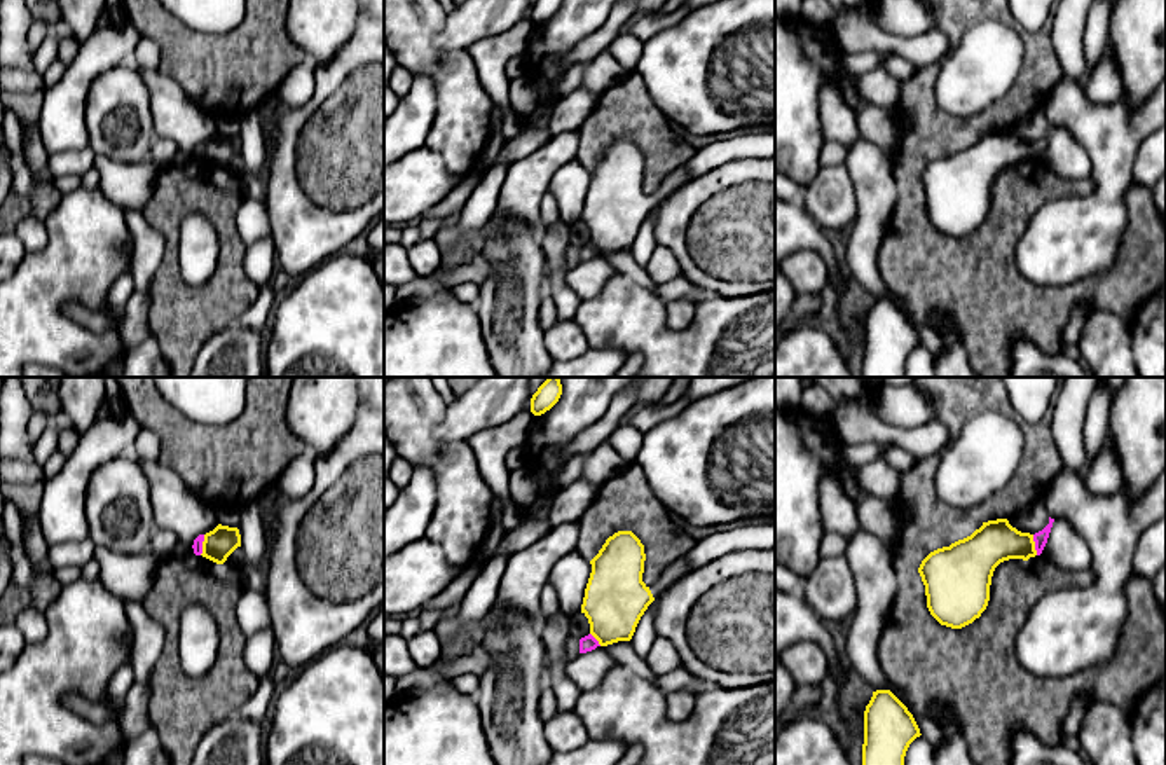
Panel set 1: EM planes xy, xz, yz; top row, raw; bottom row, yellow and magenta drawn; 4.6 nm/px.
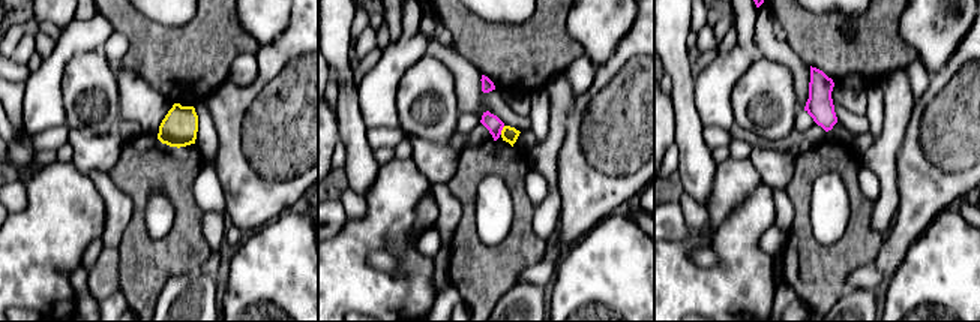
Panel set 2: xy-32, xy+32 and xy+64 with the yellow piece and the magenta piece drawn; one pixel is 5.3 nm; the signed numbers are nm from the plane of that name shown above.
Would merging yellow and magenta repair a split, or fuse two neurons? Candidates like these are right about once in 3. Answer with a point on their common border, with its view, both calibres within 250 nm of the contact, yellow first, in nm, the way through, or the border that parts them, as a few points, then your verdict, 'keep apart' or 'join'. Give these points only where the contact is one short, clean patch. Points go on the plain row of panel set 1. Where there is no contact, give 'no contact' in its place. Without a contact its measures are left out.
contact yz (1034, 154); calibres 190 and 60 nm; border yz (1032, 144), (1037, 163); keep apart

